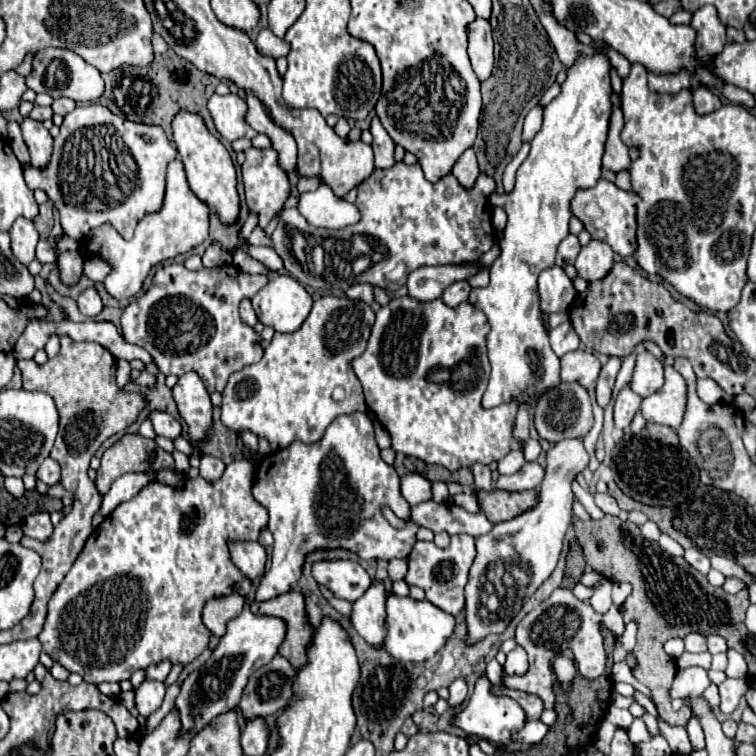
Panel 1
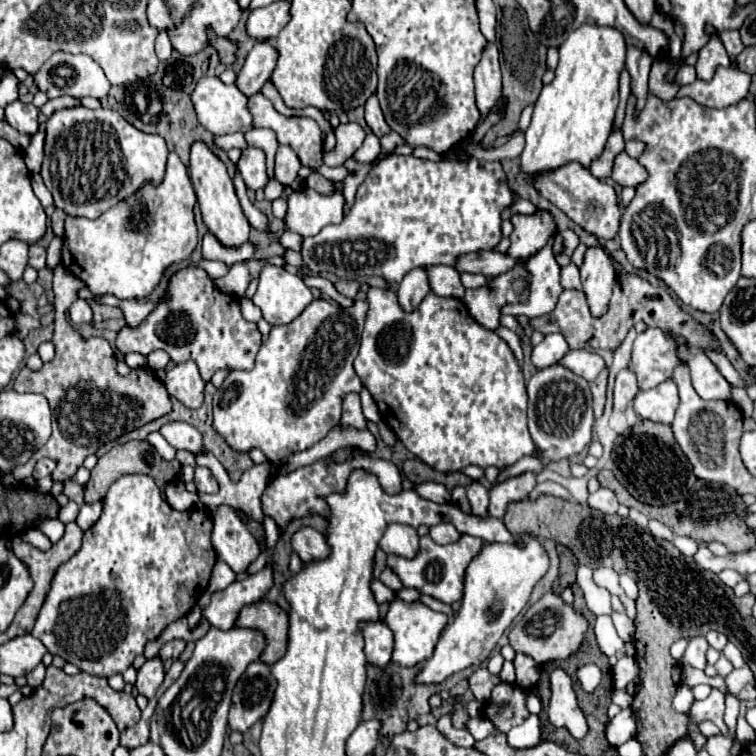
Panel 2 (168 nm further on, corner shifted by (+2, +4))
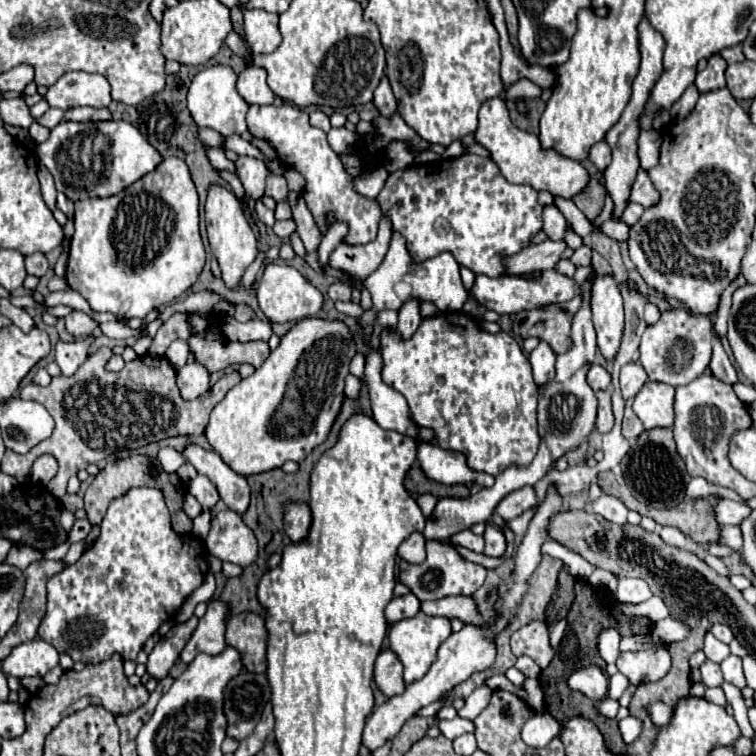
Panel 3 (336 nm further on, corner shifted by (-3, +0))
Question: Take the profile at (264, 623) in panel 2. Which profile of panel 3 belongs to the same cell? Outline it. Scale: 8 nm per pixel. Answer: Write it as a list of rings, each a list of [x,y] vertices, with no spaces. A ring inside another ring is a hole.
[[[241,613],[227,621],[225,643],[241,653],[243,669],[251,673],[267,671],[267,629],[265,619],[255,613]]]

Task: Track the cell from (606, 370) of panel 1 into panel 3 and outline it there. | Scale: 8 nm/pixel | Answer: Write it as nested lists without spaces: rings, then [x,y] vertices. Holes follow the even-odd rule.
[[[597,391],[597,401],[599,401],[599,409],[597,409],[597,421],[595,421],[595,429],[603,435],[607,431],[611,431],[613,427],[613,411],[611,411],[611,395],[607,391]]]

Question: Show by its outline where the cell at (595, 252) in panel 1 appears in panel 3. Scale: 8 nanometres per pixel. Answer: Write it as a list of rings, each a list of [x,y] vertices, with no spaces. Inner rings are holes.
[[[597,277],[591,291],[597,347],[607,363],[613,363],[623,335],[623,297],[613,277]]]

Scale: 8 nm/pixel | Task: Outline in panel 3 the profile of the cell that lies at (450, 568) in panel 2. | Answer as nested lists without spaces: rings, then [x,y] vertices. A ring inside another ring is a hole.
[[[427,541],[427,559],[425,563],[411,565],[407,561],[399,563],[399,581],[411,589],[411,593],[419,601],[435,601],[449,595],[473,595],[485,583],[487,569],[475,565],[459,555],[459,551],[451,543]]]

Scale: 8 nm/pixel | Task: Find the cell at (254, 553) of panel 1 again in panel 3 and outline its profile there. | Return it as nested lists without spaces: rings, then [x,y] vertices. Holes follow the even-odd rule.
[[[221,511],[211,521],[207,551],[221,561],[247,567],[257,559],[257,539],[235,511]]]

